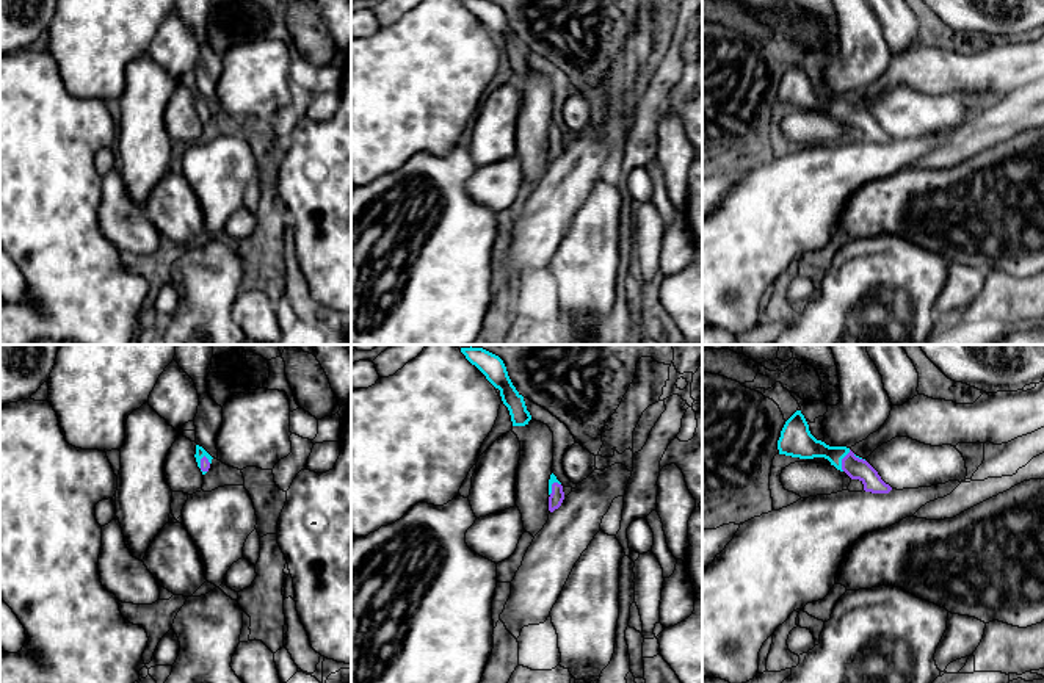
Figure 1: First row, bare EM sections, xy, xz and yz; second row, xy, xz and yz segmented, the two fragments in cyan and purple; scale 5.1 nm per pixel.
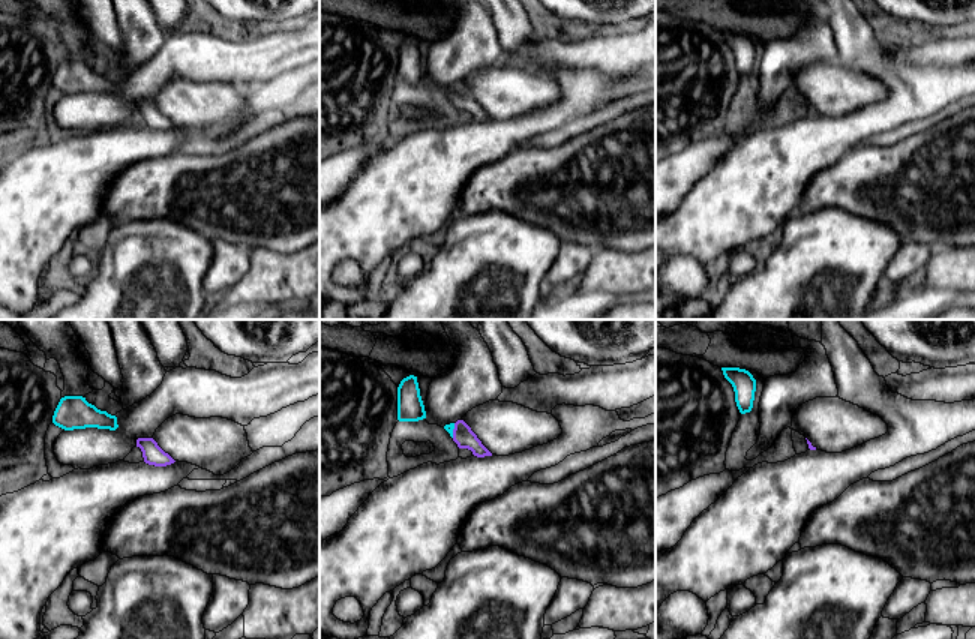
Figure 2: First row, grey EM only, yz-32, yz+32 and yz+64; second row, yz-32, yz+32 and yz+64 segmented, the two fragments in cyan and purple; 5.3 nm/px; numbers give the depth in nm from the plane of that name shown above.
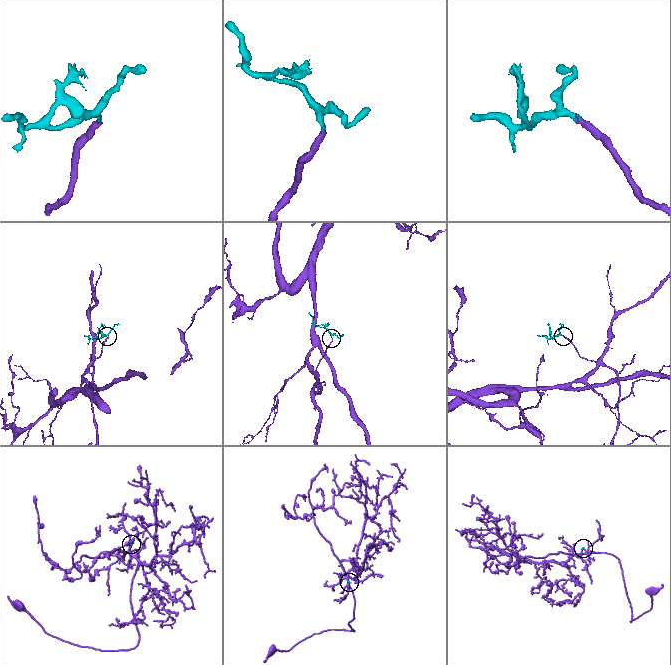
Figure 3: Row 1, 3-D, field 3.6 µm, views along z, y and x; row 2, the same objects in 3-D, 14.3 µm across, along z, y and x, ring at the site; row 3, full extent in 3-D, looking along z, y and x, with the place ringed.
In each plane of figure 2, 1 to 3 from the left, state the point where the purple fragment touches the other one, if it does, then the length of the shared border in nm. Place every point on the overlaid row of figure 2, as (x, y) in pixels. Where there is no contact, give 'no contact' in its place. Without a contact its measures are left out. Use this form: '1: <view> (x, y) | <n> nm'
1: no contact
2: yz+32 (452, 431) | 80 nm
3: no contact

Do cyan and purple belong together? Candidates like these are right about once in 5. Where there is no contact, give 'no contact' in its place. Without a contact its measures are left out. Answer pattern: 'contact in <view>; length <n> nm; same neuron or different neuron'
contact in yz; length 120 nm; same neuron

